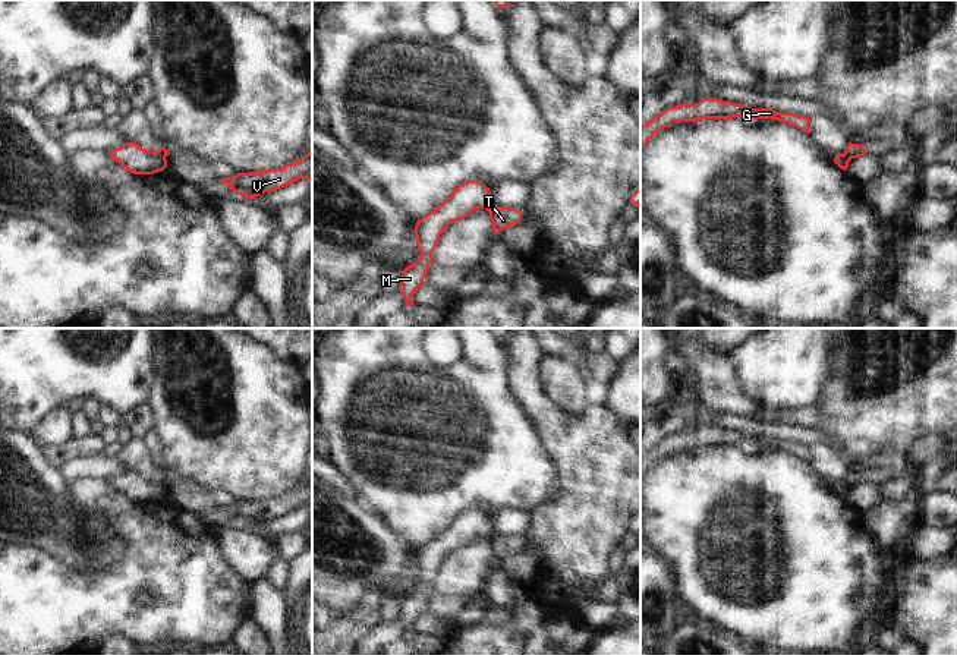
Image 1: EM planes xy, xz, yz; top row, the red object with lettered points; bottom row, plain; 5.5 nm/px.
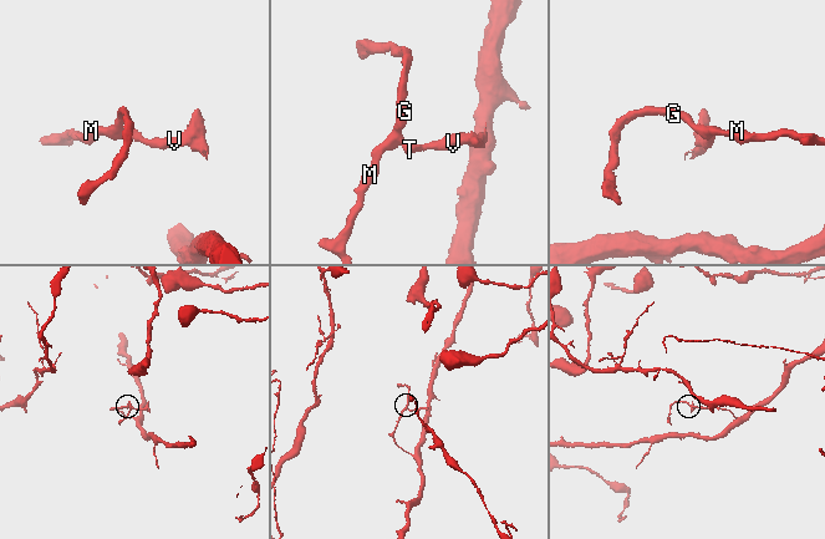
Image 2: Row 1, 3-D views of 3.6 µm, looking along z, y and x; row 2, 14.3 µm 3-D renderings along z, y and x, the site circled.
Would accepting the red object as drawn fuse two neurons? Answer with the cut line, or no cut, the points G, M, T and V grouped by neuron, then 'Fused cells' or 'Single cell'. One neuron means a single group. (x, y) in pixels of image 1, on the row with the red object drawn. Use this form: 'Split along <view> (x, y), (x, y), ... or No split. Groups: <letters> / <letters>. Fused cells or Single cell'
Split along yz (844, 153), (850, 158). Groups: G M / T V. Fused cells.

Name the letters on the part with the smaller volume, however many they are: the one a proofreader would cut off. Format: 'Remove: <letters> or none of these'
Remove: T, V

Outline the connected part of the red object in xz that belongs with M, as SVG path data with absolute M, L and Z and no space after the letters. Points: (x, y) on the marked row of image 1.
M466 180L441 205L416 221L415 237L421 258L403 270L399 284L399 292L403 295L406 306L413 305L413 293L424 284L428 267L434 261L432 252L443 230L472 211L488 210L491 205L489 188L481 180Z

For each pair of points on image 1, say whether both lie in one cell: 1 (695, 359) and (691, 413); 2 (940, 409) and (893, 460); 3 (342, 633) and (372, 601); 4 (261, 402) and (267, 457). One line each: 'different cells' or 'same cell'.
1: different cells
2: different cells
3: same cell
4: same cell

